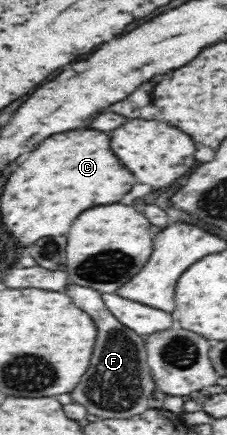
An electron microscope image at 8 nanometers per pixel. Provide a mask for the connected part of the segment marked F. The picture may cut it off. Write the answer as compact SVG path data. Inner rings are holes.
M70 285L68 295L74 299L76 307L88 312L96 326L96 341L90 357L86 375L80 379L76 389L70 393L71 401L86 407L87 413L98 419L124 419L150 408L148 397L156 387L147 362L145 337L122 325L106 308L101 293L94 289Z

